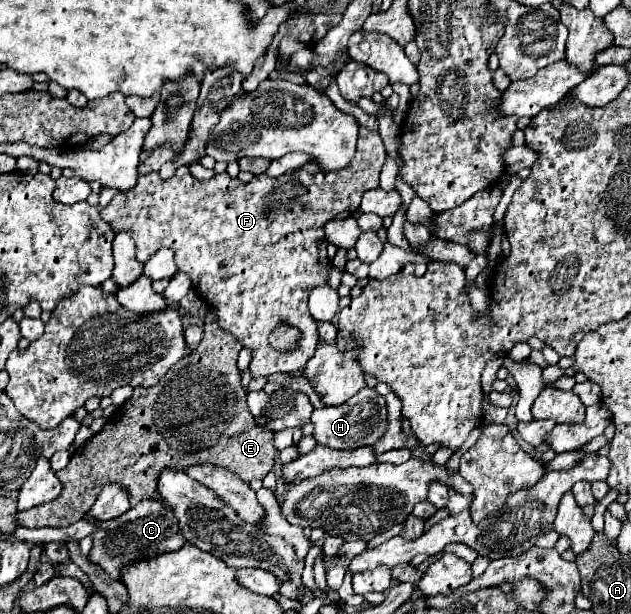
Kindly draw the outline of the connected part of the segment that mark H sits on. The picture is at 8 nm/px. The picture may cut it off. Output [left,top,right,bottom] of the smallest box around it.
[310,387,386,449]

